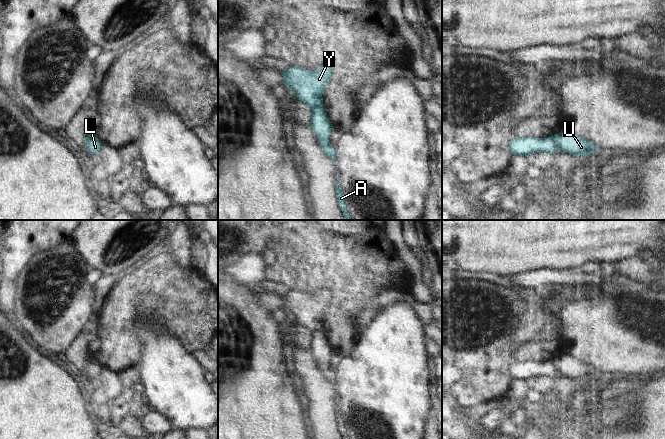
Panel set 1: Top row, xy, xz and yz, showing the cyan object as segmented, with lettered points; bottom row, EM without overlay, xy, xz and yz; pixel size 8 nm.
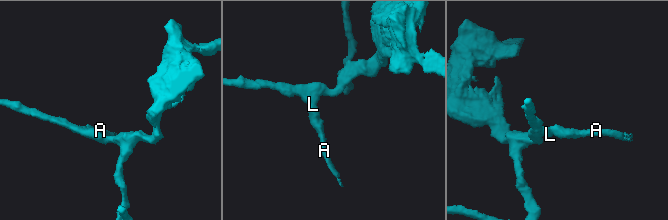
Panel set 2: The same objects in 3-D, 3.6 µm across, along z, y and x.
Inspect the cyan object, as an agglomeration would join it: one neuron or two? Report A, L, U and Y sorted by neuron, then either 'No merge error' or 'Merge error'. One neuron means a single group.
Groups: A U / L Y. Merge error

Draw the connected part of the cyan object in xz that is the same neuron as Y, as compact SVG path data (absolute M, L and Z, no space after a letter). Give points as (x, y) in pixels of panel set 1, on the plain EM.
M321 289L313 294L298 290L288 290L283 296L283 308L295 317L295 320L310 332L323 331L323 317L331 304L333 293Z

